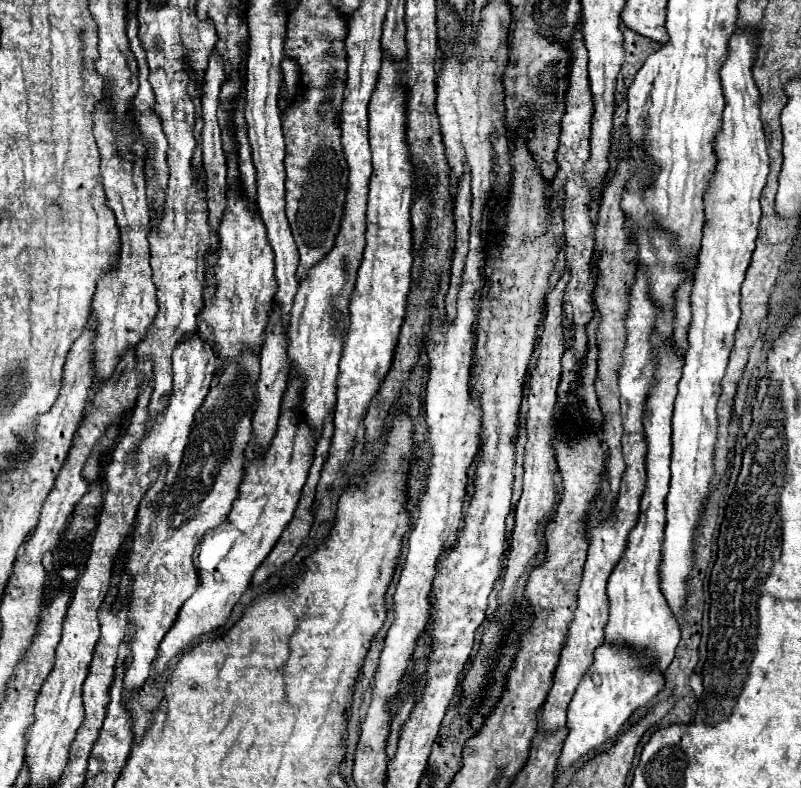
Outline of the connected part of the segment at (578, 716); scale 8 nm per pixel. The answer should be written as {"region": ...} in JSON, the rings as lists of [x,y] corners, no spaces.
{"region":[[[600,644],[594,650],[594,662],[586,670],[576,688],[576,694],[568,706],[568,736],[558,760],[558,772],[566,770],[580,756],[590,750],[600,748],[608,738],[616,736],[620,726],[630,718],[630,714],[648,704],[660,690],[664,688],[664,676],[656,676],[656,672],[640,672],[636,664],[636,656],[628,656],[628,652],[616,652],[616,648],[608,648],[608,644]]]}

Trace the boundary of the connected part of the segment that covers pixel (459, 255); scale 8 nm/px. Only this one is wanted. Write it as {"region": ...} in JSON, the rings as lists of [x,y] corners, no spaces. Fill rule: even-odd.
{"region":[[[462,178],[456,198],[454,198],[454,220],[456,220],[456,248],[450,272],[450,290],[446,294],[446,318],[452,320],[456,316],[456,294],[462,280],[462,268],[468,254],[468,228],[470,228],[470,180]]]}

